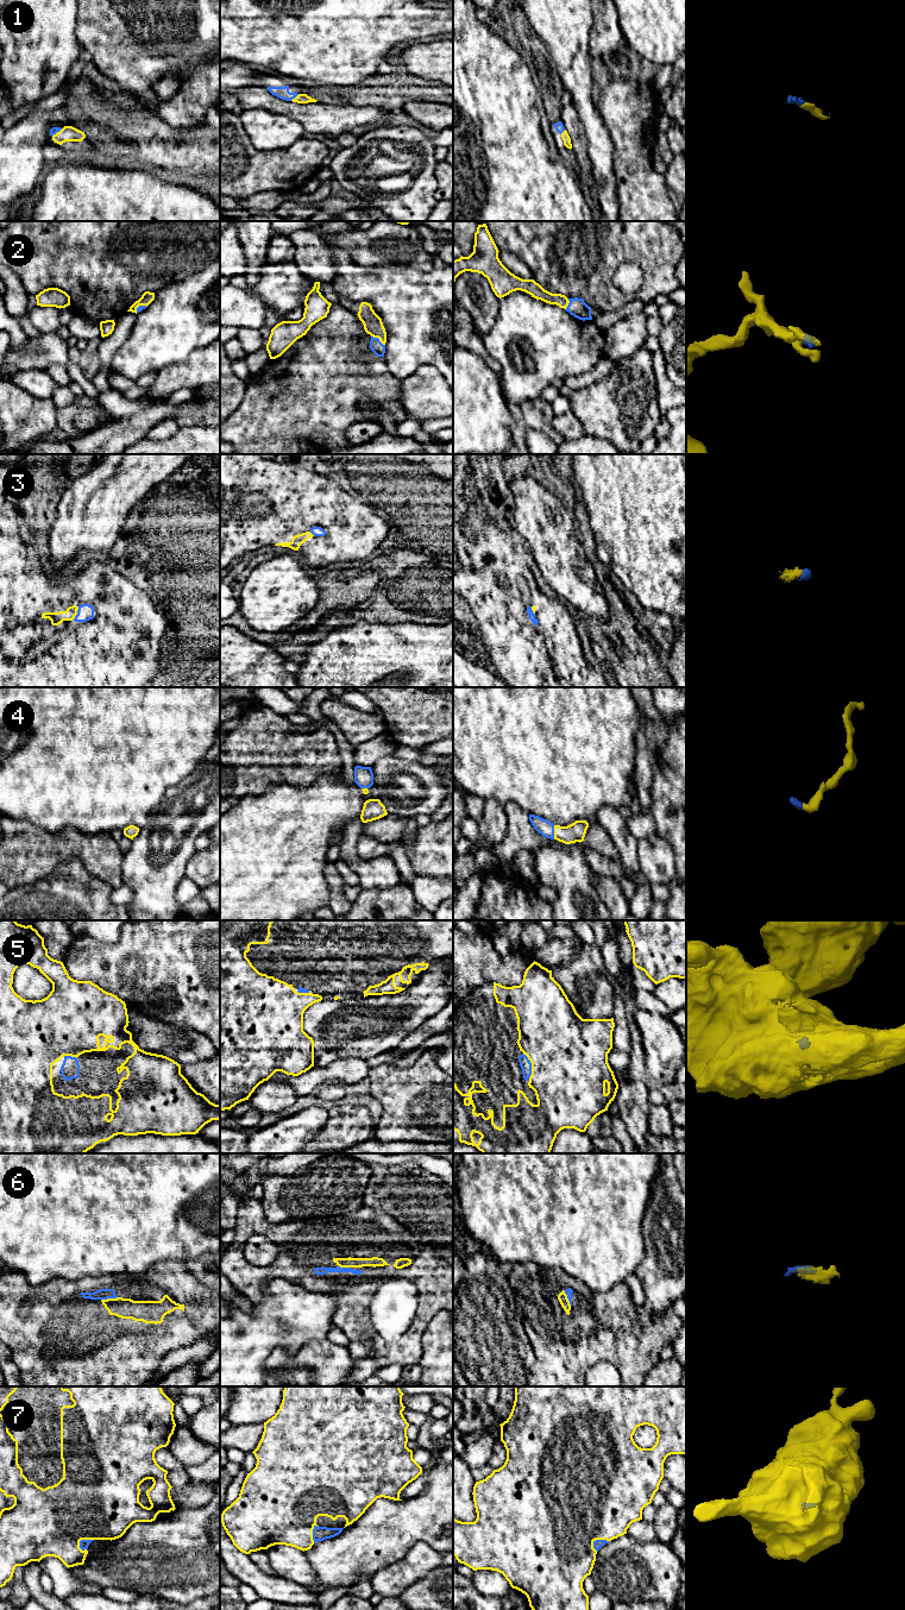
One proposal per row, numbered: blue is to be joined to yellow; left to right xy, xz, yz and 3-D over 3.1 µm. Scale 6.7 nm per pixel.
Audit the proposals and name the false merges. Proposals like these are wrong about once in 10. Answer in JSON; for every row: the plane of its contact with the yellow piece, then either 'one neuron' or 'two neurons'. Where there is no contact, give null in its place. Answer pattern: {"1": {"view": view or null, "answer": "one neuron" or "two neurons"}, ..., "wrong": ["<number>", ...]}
{"1": {"view": "xz", "answer": "one neuron"}, "2": {"view": "xz", "answer": "one neuron"}, "3": {"view": "xy", "answer": "one neuron"}, "4": {"view": "yz", "answer": "one neuron"}, "5": {"view": "yz", "answer": "one neuron"}, "6": {"view": "xy", "answer": "one neuron"}, "7": {"view": "xy", "answer": "one neuron"}, "wrong": []}

